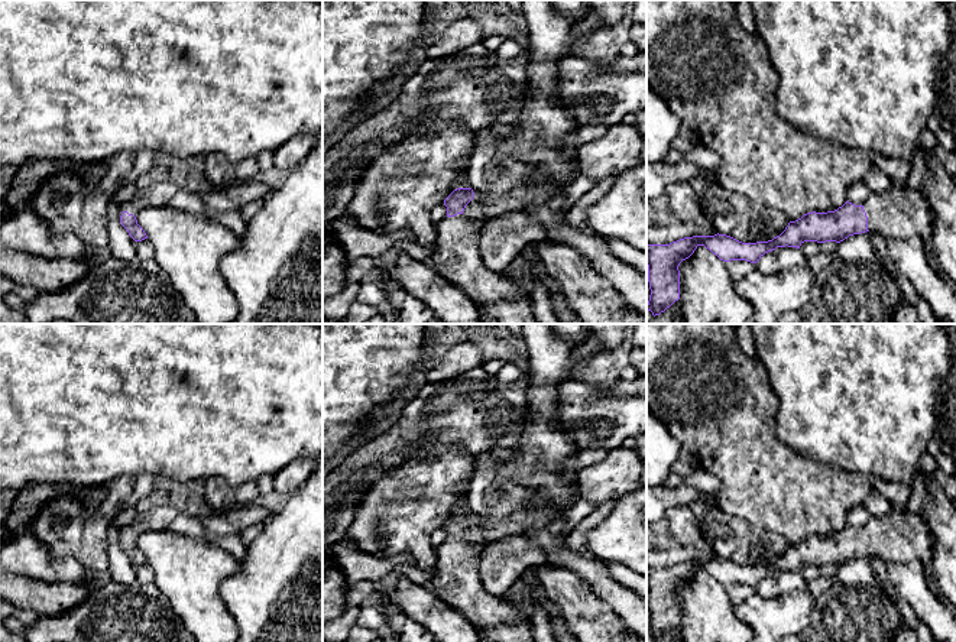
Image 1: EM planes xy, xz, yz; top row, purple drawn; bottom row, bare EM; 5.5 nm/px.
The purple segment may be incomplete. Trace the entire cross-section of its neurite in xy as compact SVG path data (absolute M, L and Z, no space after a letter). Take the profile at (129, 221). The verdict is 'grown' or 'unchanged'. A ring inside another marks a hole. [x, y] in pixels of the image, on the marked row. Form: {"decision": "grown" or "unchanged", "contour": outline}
{"decision": "grown", "contour": "M152 182L143 189L137 189L133 198L124 201L120 208L120 223L135 241L148 239L145 230L137 224L136 217L142 208L163 207L179 191L172 182Z"}

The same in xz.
{"decision": "grown", "contour": "M457 188L444 200L447 218L437 224L430 265L499 324L539 324L529 286L483 266L479 249L486 224L463 215L473 198L471 188Z"}

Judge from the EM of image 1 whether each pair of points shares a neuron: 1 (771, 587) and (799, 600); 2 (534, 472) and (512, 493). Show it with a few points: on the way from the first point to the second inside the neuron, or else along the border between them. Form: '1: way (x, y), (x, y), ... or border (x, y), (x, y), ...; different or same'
1: border (803, 587), (774, 597), (762, 597), (757, 593); different
2: border (502, 460), (488, 498), (532, 493), (509, 516); different

